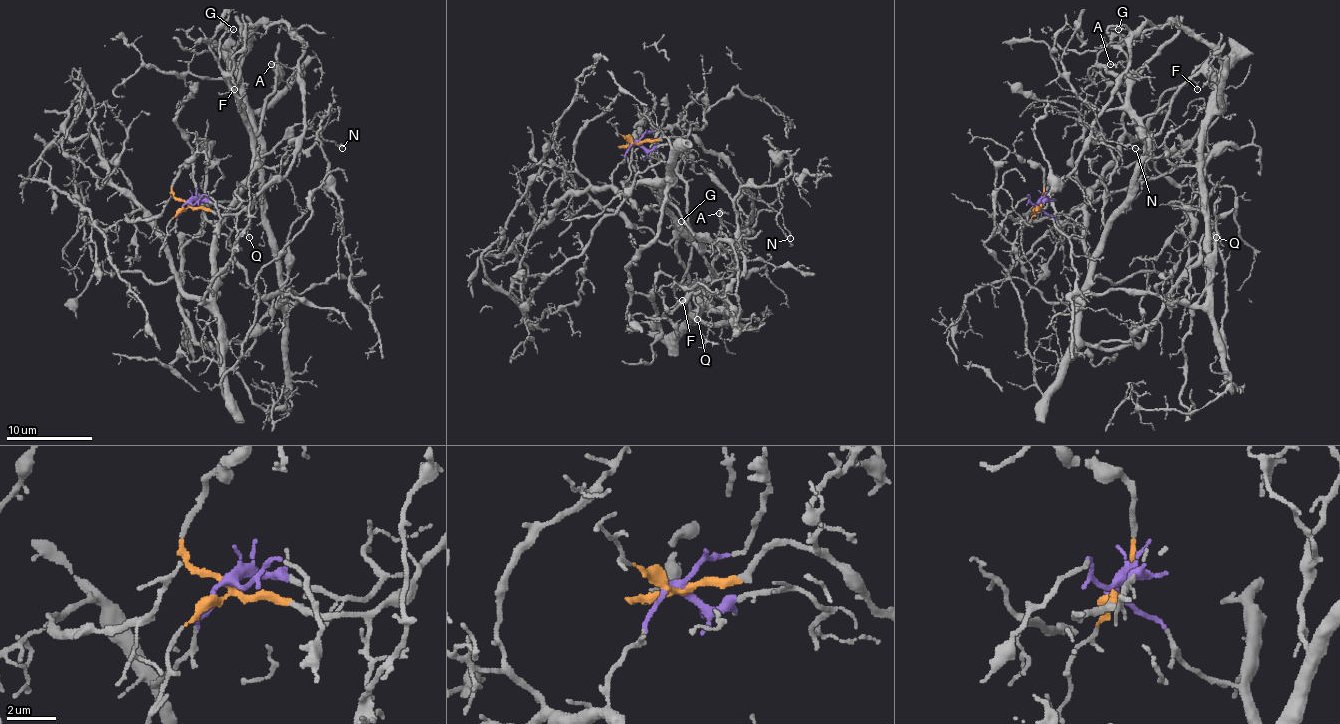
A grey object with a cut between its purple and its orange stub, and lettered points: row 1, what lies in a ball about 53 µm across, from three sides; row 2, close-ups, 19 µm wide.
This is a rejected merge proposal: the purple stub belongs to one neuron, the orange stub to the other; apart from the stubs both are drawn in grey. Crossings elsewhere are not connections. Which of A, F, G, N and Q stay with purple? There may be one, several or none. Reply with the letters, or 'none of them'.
F, G, Q

